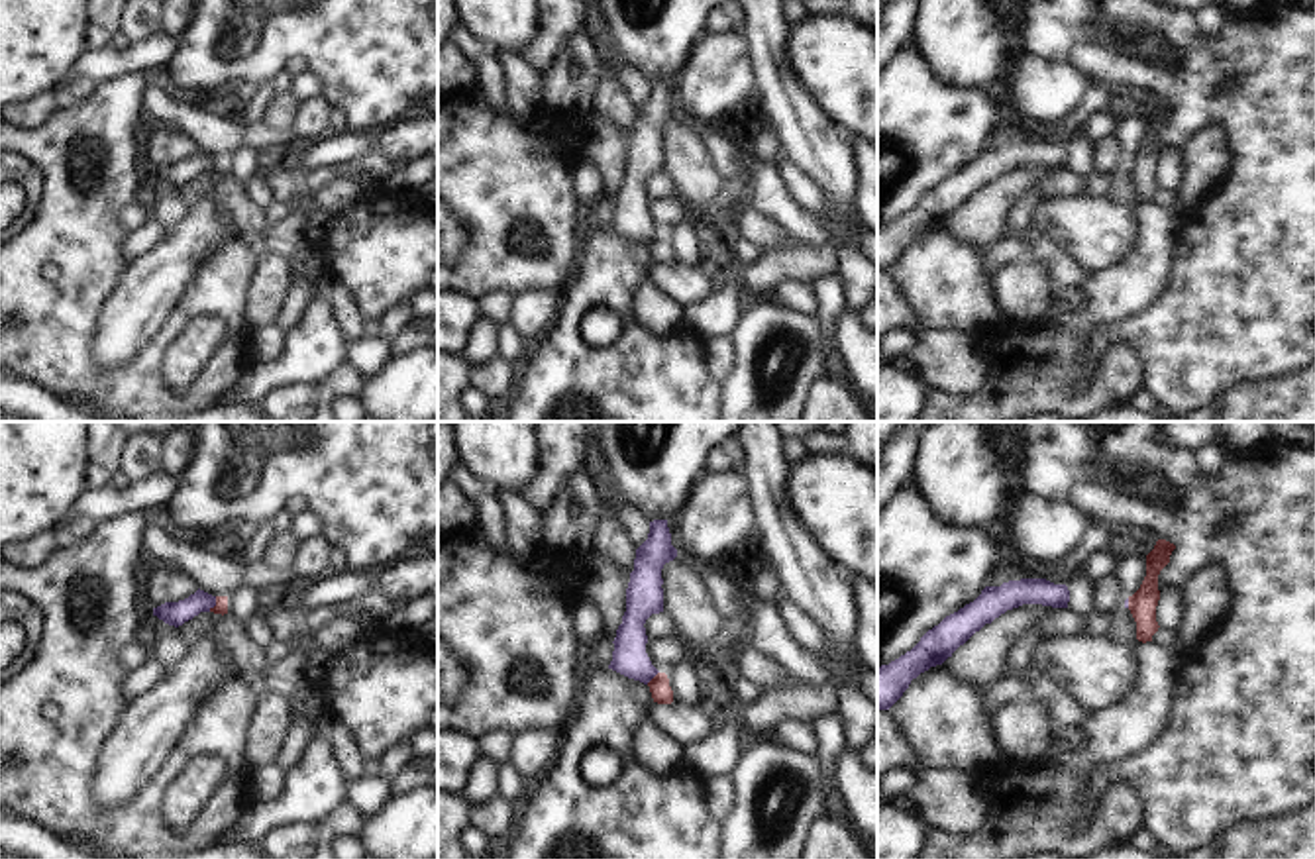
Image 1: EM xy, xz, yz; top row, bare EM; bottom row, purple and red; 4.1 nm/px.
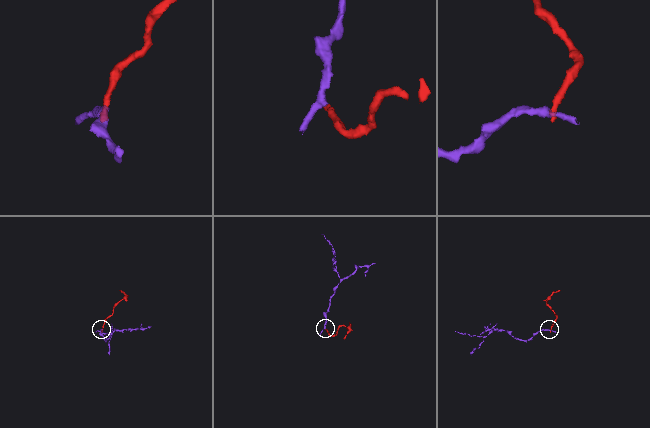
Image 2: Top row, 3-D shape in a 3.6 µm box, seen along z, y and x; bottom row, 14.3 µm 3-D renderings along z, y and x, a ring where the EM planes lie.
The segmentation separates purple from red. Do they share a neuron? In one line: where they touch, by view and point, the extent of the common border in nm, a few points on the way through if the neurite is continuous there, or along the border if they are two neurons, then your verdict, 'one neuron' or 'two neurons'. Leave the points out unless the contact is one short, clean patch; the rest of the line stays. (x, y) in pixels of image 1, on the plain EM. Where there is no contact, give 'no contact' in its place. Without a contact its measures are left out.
contact xy (214, 165); length 70 nm; border xy (216, 157), (209, 171); two neurons

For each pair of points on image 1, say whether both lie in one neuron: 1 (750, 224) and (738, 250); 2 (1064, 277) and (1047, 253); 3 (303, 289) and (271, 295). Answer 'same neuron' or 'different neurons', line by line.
1: different neurons
2: same neuron
3: different neurons

